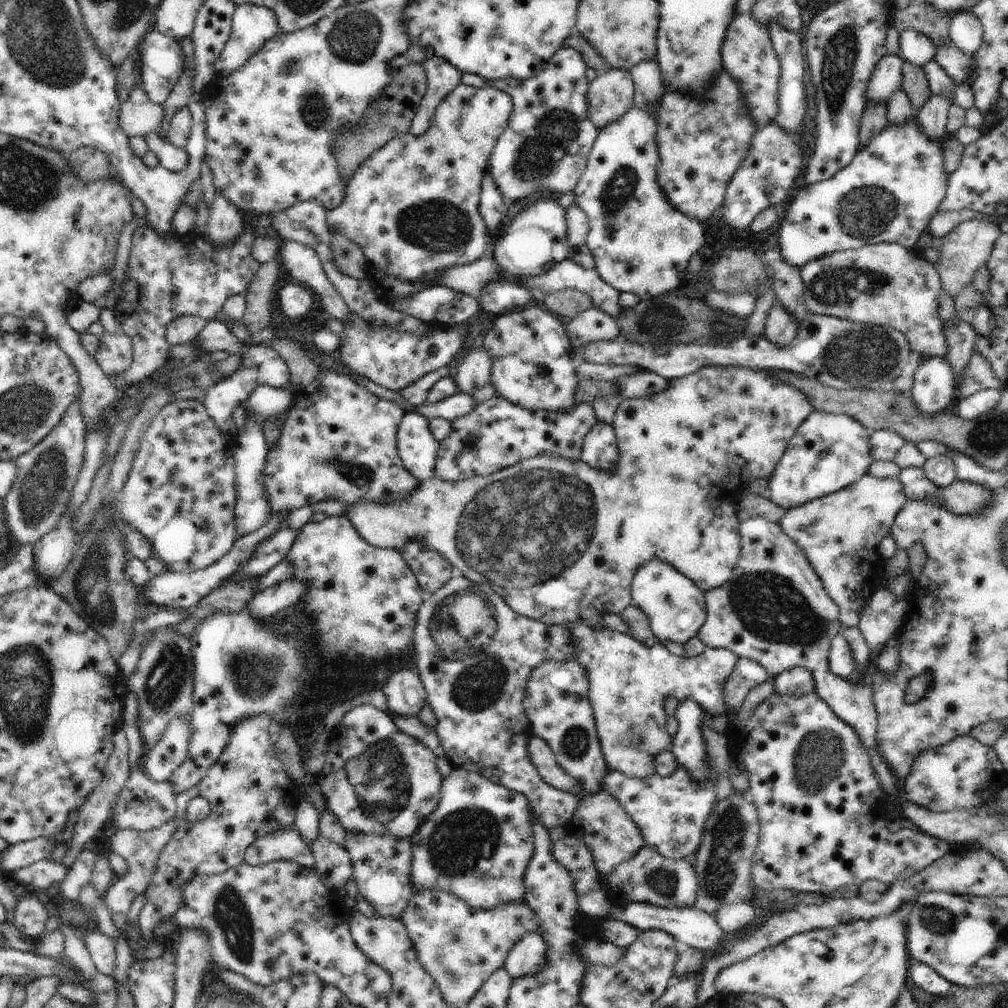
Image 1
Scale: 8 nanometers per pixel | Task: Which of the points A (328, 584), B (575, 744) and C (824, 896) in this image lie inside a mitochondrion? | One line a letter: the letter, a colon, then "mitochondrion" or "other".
A: other
B: mitochondrion
C: other

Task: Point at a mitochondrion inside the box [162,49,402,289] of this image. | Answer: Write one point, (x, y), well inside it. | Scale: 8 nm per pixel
(315, 112)

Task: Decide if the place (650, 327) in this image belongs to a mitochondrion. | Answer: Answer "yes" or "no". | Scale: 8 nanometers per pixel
yes

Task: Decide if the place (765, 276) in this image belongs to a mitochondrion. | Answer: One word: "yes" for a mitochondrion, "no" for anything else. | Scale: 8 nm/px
no

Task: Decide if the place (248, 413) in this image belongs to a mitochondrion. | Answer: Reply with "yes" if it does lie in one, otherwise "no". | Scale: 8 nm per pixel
no

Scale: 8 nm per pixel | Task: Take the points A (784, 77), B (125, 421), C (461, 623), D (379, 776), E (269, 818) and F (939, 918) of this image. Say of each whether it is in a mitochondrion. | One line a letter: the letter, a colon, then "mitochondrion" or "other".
A: other
B: other
C: mitochondrion
D: mitochondrion
E: other
F: mitochondrion

